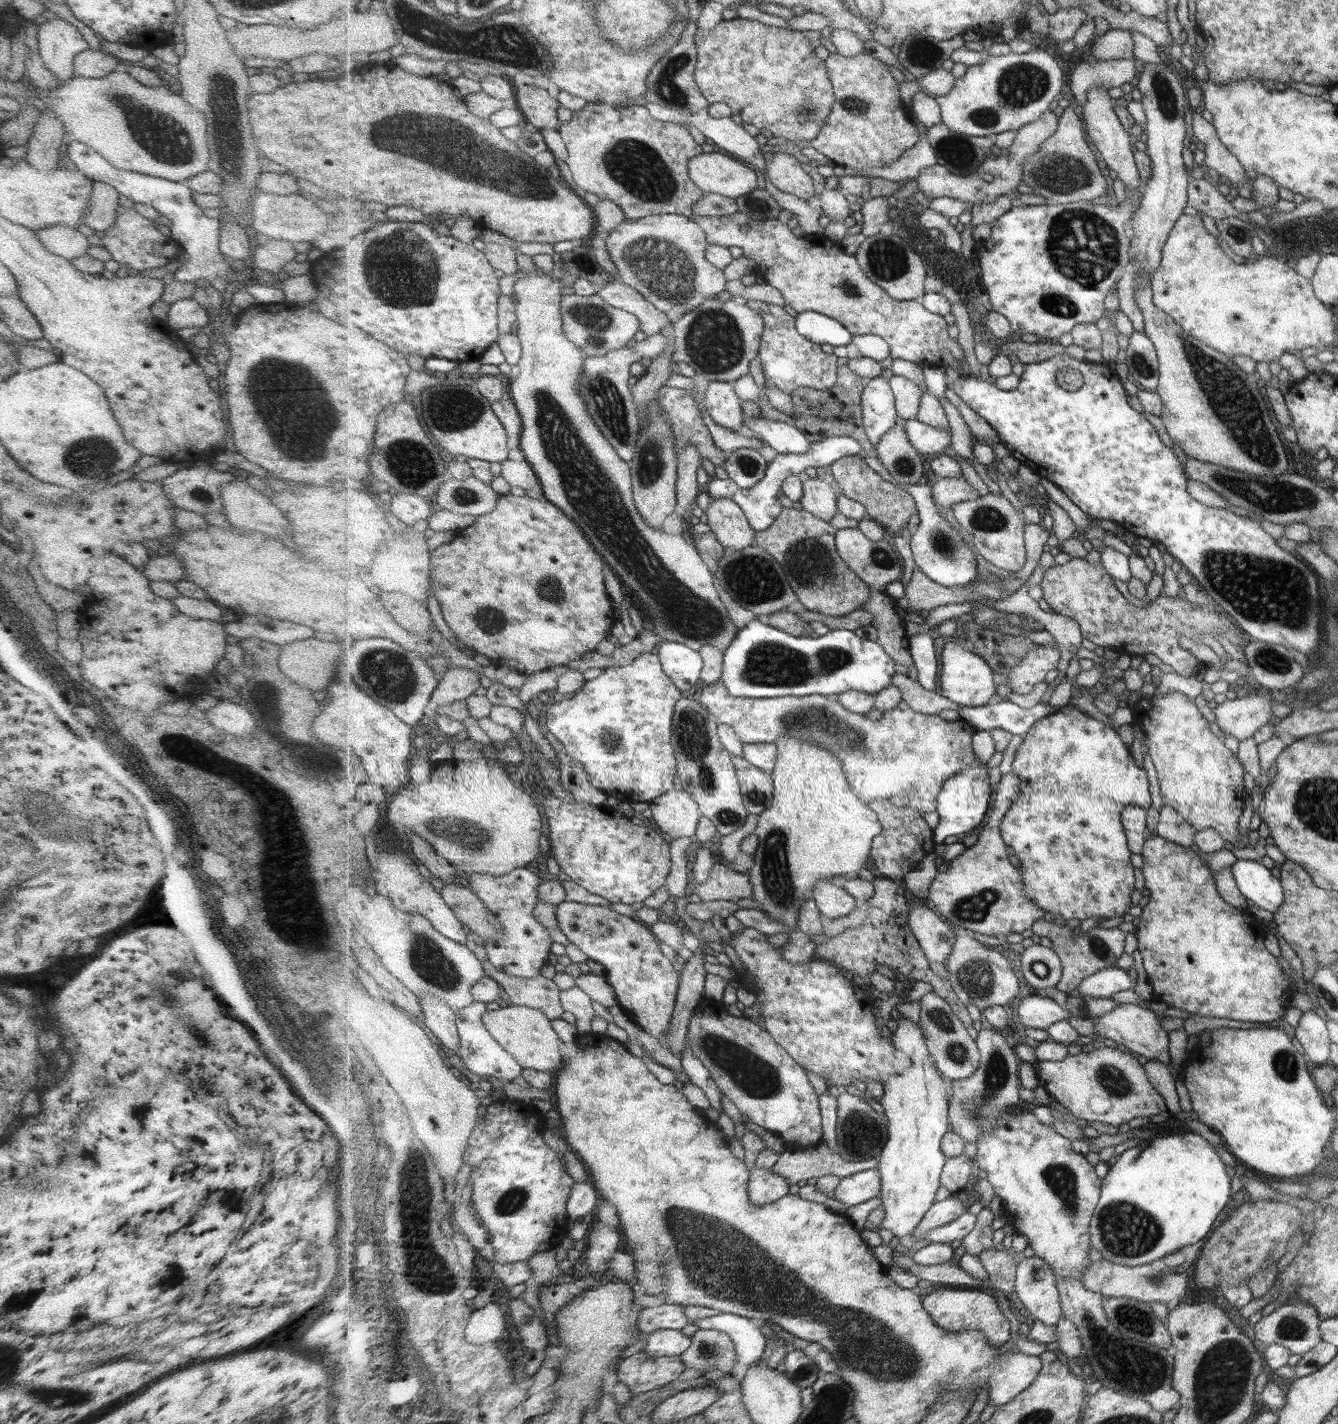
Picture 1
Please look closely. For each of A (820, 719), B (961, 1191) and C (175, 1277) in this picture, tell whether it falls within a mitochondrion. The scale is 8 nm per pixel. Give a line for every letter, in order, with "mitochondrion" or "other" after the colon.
A: mitochondrion
B: other
C: other

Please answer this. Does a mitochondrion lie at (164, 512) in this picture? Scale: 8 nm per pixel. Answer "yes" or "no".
no

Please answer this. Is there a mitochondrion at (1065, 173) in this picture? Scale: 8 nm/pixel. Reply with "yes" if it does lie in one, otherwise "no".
yes

